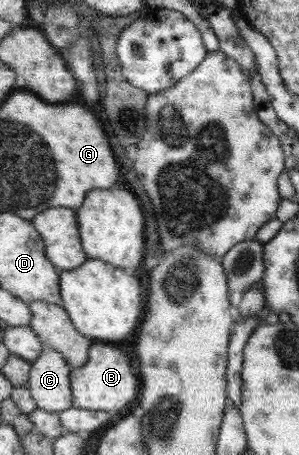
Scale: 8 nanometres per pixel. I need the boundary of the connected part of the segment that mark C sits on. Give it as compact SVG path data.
M43 346L39 357L32 361L28 388L38 408L62 412L73 405L70 388L72 366L53 348Z

